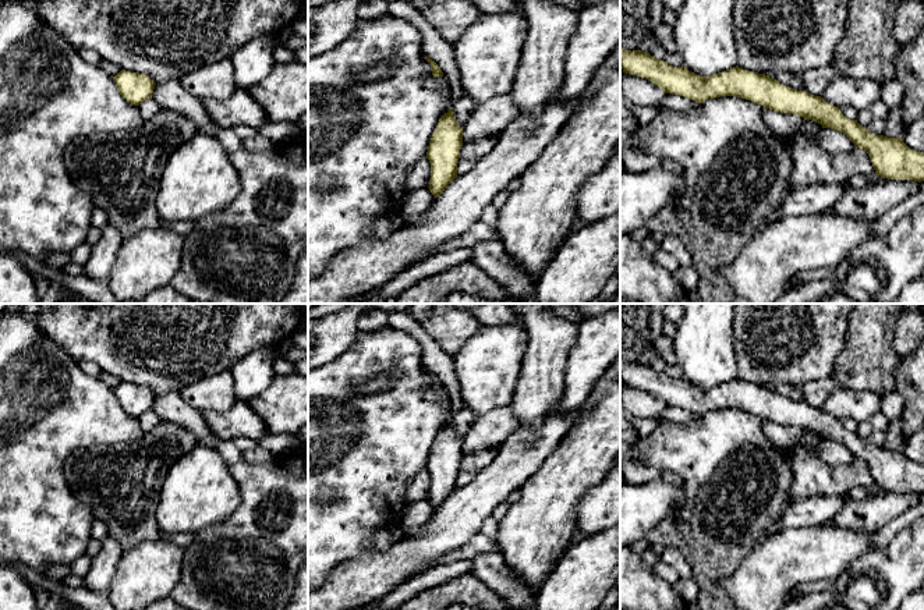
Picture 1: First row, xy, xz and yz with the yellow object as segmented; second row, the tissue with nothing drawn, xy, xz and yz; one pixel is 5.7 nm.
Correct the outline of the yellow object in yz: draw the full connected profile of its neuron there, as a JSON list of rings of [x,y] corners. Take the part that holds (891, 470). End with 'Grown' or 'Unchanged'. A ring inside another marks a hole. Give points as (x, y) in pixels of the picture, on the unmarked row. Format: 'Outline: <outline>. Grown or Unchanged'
Outline: [[[620,361],[623,384],[637,387],[658,397],[665,405],[688,409],[697,415],[721,408],[737,408],[765,421],[813,432],[843,444],[854,458],[864,461],[877,487],[888,492],[924,493],[924,465],[910,461],[902,450],[871,446],[857,432],[845,429],[839,419],[806,402],[792,401],[765,386],[739,377],[700,389],[686,379],[673,379],[647,363]]]. Unchanged

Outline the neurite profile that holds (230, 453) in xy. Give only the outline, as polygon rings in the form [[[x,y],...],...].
[[[219,440],[213,448],[223,457],[229,467],[244,460],[242,451],[233,440]]]

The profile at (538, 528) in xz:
[[[620,355],[595,383],[587,409],[559,446],[520,487],[520,499],[499,521],[496,545],[511,574],[538,592],[559,558],[573,543],[577,508],[590,489],[599,485],[620,455]]]

